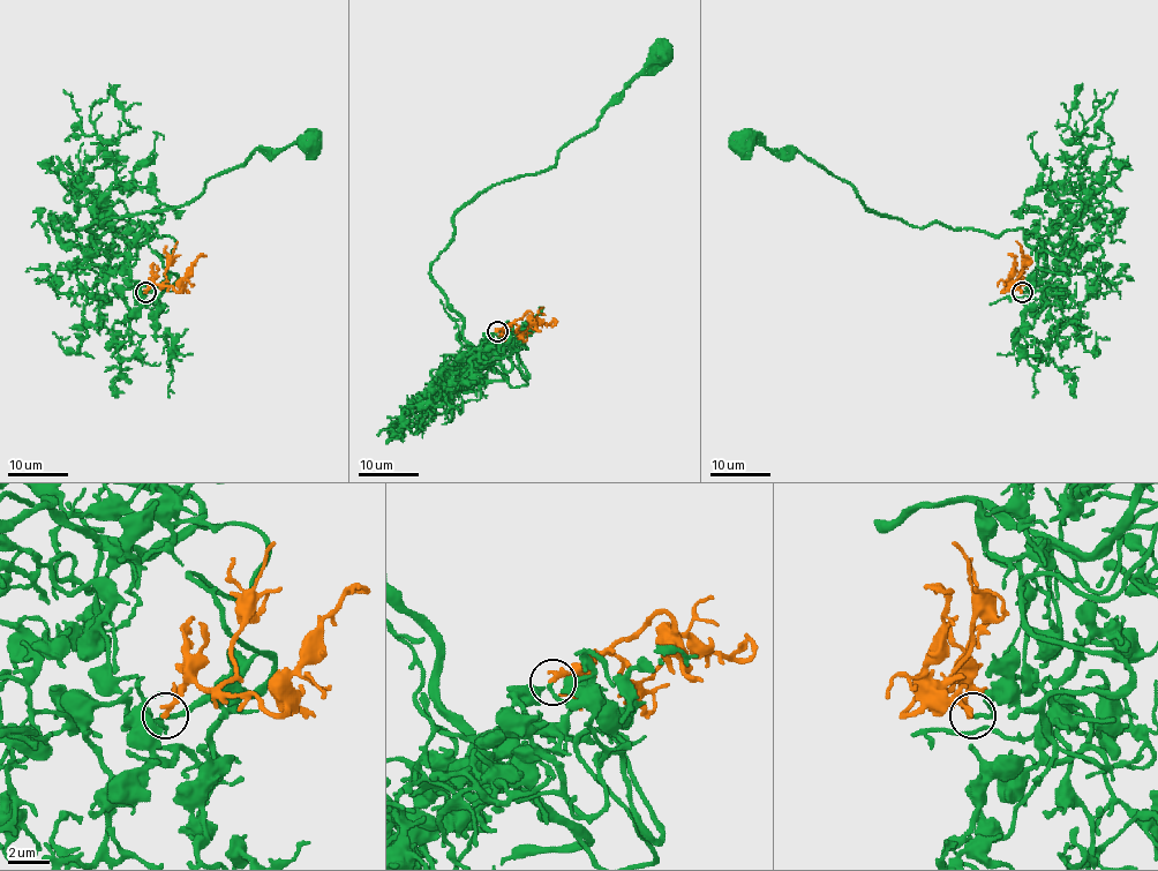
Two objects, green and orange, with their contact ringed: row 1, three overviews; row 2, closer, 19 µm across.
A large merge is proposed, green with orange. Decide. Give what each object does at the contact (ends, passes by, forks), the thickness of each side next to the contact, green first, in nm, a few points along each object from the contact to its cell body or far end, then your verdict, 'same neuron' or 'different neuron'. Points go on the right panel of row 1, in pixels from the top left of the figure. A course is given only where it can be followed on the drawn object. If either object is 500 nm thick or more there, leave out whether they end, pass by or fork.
green ends there; orange ends there; 200 nm thick on the green side, 280 nm on the other; green runs (1022, 293), (1068, 280), (1037, 262), (1043, 242), (1029, 231), (914, 227), (875, 214), (797, 150), (745, 144); orange runs (1022, 293), (1019, 282), (1005, 286), (1015, 256), (1010, 256); same neuron

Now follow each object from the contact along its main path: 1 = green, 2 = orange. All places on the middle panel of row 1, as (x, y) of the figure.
1: (496, 331), (527, 378), (513, 346), (479, 352), (465, 339), (433, 278), (455, 216), (548, 171), (664, 55)
2: (496, 331), (525, 315), (551, 325), (557, 321)

